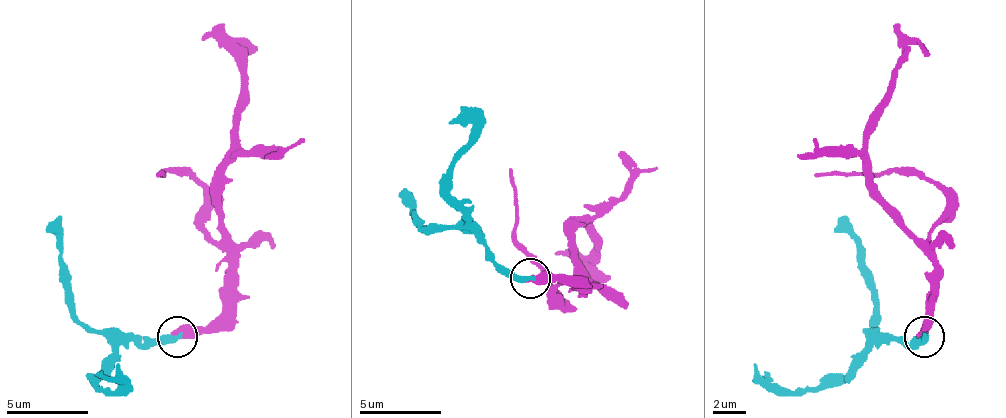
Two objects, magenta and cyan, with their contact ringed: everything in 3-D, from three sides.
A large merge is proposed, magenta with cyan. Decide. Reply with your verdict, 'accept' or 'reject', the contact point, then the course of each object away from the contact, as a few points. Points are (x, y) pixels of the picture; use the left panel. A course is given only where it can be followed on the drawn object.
accept | (177, 336) | magenta via (178, 335), (199, 335), (223, 311), (231, 249), (219, 192), (239, 65), (231, 41), (215, 25) | cyan via (178, 335), (125, 339), (96, 376), (100, 388), (113, 392), (121, 384), (117, 364)

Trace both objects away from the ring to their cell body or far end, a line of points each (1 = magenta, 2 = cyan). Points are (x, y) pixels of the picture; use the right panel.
1: (923, 335), (931, 249), (878, 192), (866, 147), (870, 114), (903, 57), (894, 25)
2: (923, 335), (878, 339), (841, 376), (788, 392), (772, 384), (755, 364)

